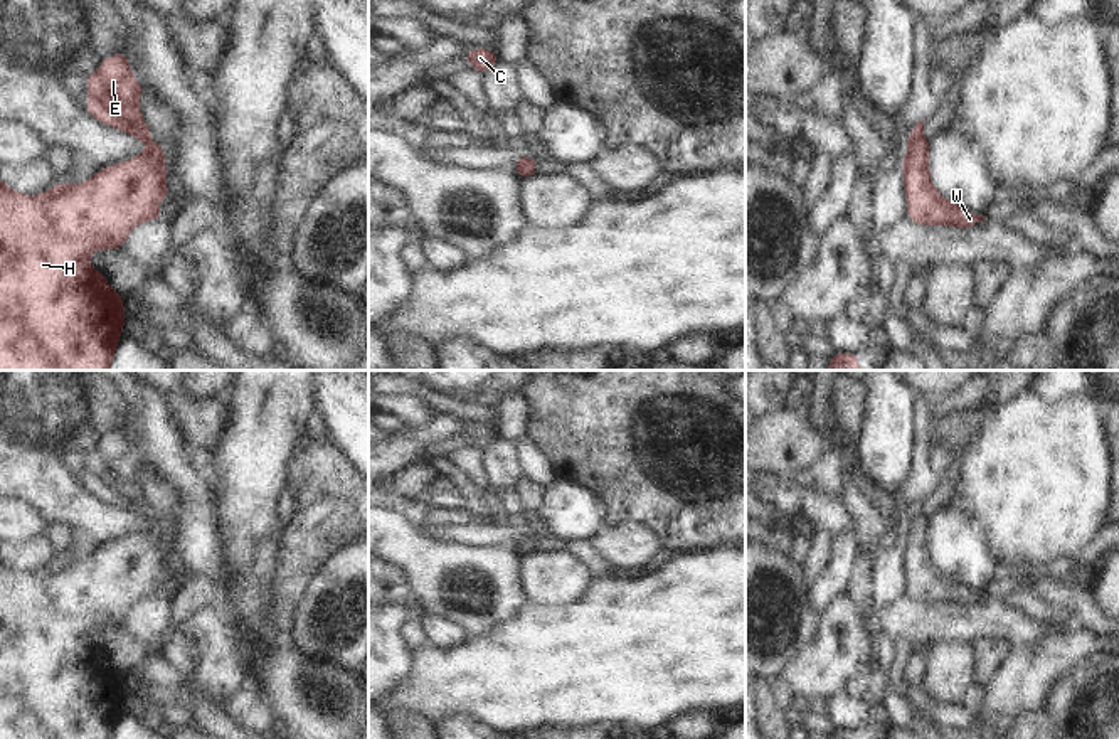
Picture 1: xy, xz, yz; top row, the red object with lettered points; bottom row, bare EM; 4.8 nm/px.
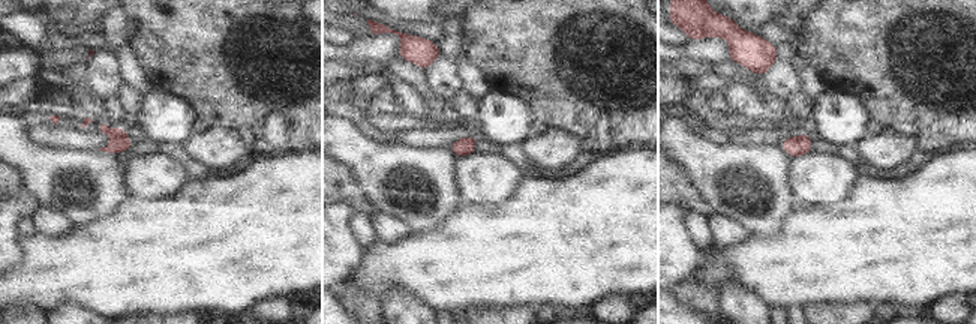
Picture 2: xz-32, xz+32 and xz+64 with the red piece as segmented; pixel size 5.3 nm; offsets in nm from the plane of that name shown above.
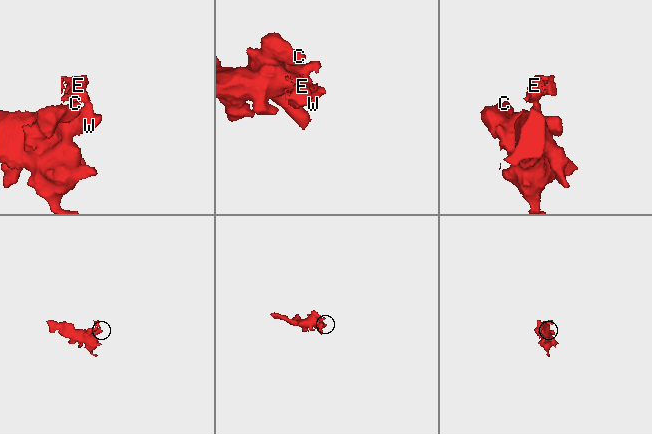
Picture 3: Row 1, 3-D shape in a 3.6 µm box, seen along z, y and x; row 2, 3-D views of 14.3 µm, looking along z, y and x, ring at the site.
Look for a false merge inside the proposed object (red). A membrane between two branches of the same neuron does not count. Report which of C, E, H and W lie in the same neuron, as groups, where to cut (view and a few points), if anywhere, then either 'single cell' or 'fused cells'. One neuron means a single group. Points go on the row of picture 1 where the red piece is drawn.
C H W / E | yz (921, 137), (909, 142) | fused cells

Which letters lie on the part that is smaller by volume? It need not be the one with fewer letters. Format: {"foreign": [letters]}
{"foreign": ["E"]}

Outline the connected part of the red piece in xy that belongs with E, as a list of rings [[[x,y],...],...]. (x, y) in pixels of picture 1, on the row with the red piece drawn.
[[[116,52],[109,57],[104,57],[101,61],[101,66],[94,72],[88,74],[86,86],[89,98],[84,108],[89,111],[93,118],[96,118],[99,123],[109,128],[116,128],[119,131],[131,135],[145,145],[151,141],[153,135],[148,125],[145,123],[145,118],[140,109],[143,86],[131,74],[131,64],[123,52]]]

